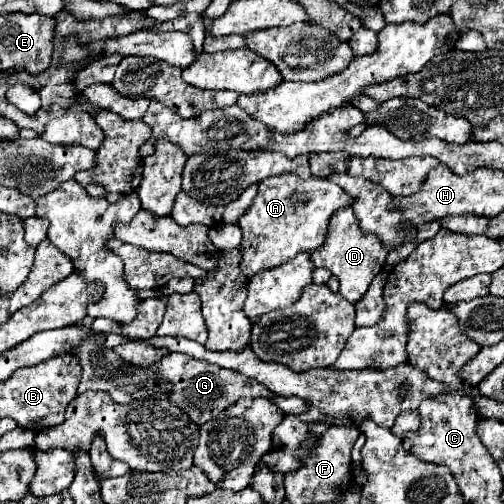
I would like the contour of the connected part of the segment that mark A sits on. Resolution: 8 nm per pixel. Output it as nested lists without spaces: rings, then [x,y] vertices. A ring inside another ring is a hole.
[[[282,174],[270,180],[262,180],[254,202],[238,220],[238,226],[244,236],[240,244],[242,272],[250,278],[258,270],[284,264],[302,250],[318,250],[326,240],[330,216],[338,208],[346,208],[352,202],[352,196],[348,196],[338,184],[330,182],[324,176],[310,176],[308,180],[302,180],[294,174]]]

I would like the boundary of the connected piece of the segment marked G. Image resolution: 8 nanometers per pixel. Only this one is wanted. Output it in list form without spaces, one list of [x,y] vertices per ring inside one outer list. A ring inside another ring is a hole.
[[[172,352],[170,356],[158,360],[156,368],[158,368],[160,378],[166,378],[168,382],[174,384],[174,390],[170,392],[168,400],[178,404],[178,408],[182,408],[196,424],[204,424],[204,422],[216,418],[230,404],[238,402],[238,398],[258,398],[258,396],[262,396],[262,398],[272,400],[274,396],[278,396],[278,394],[266,390],[256,380],[250,380],[248,376],[244,376],[240,372],[218,368],[216,364],[210,364],[206,360],[196,360],[196,358],[186,356],[186,354]]]

